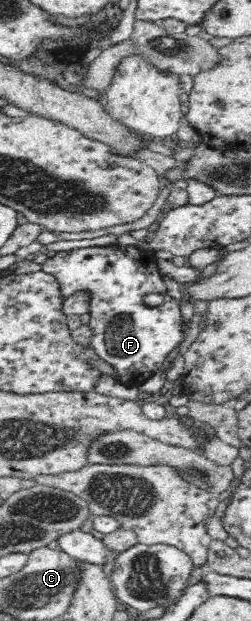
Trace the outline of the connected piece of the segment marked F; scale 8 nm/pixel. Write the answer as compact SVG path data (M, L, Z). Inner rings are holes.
M116 243L106 247L93 246L59 251L41 265L41 270L58 281L65 298L74 295L76 291L92 293L89 324L94 331L94 336L90 345L98 358L104 359L116 369L115 377L122 384L138 387L146 379L150 379L150 376L162 367L166 357L170 357L170 353L181 345L186 339L186 333L190 331L190 323L186 323L182 317L181 304L174 297L170 297L166 291L163 275L158 270L152 250L146 251L140 247L122 246ZM147 294L161 294L164 296L164 302L158 307L150 307L144 303L144 297Z

